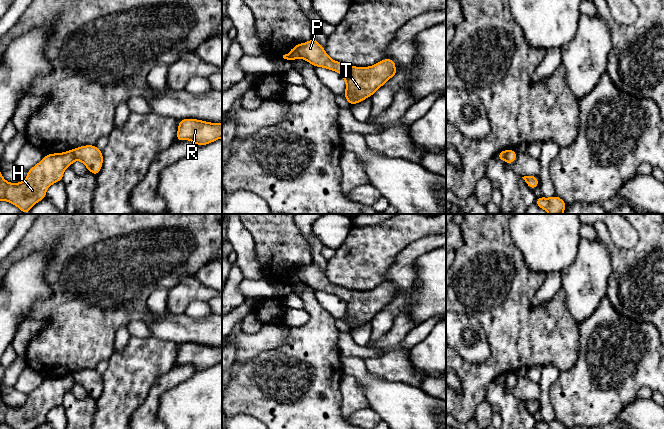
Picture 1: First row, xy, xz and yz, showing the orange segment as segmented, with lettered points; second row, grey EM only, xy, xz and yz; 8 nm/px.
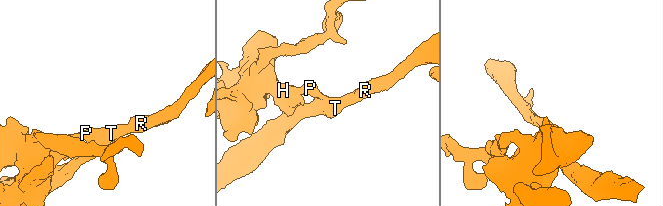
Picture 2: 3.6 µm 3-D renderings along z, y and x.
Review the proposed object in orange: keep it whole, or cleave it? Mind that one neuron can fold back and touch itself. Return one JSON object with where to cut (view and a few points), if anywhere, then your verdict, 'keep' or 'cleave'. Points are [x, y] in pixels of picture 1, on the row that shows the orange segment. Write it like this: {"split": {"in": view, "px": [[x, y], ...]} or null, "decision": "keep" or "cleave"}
{"split": {"in": "yz", "px": [[508, 150], [504, 160]]}, "decision": "cleave"}

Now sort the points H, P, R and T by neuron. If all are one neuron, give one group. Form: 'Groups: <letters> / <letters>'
Groups: H / P R T

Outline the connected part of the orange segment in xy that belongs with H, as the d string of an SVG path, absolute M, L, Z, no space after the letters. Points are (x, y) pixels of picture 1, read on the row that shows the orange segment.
M72 150L44 155L20 183L7 182L0 171L0 201L10 202L27 214L36 203L46 198L46 190L52 184L62 181L65 169L74 161Z

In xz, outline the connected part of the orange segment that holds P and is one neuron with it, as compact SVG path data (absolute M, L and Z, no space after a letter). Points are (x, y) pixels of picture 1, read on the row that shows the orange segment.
M312 38L305 43L296 44L294 49L299 57L316 67L323 67L342 75L346 82L343 96L350 106L371 97L389 79L398 73L396 62L385 58L373 66L348 66L331 59L320 43Z

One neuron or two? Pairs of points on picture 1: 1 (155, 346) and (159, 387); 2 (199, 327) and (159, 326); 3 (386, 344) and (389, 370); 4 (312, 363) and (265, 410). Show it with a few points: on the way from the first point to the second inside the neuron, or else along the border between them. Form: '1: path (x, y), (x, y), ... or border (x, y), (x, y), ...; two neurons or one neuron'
1: border (175, 365), (158, 378), (145, 398); two neurons
2: path (189, 327), (169, 327); one neuron
3: path (389, 350), (389, 364); one neuron
4: path (302, 373), (277, 398); one neuron

